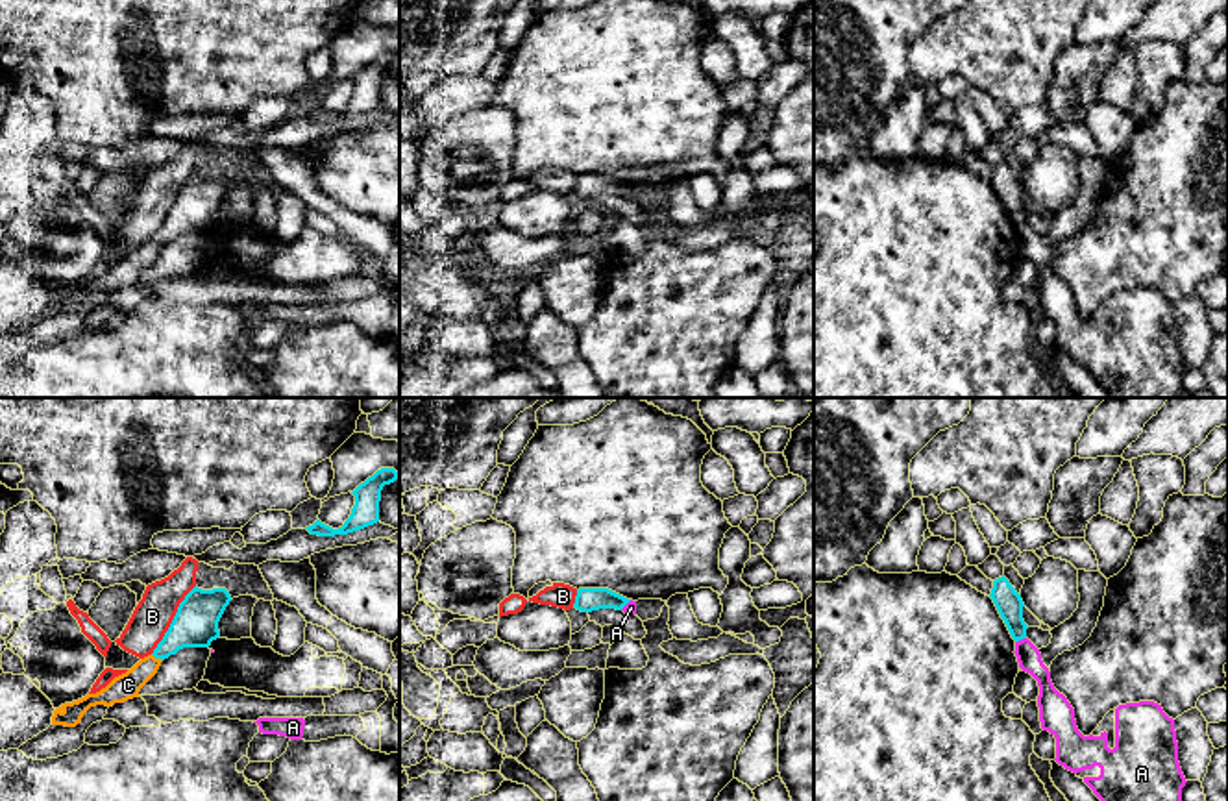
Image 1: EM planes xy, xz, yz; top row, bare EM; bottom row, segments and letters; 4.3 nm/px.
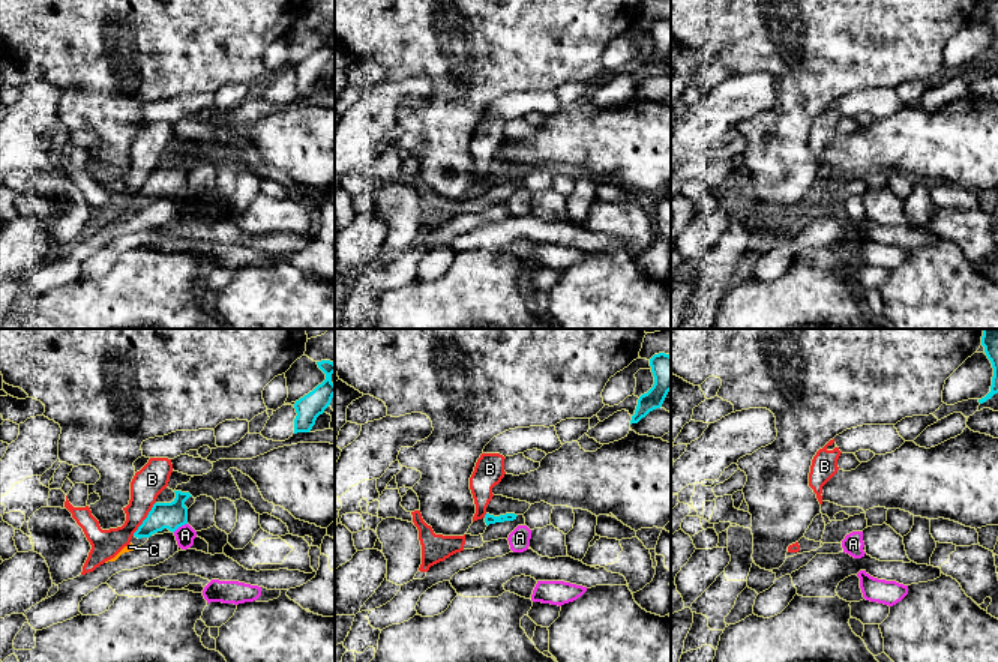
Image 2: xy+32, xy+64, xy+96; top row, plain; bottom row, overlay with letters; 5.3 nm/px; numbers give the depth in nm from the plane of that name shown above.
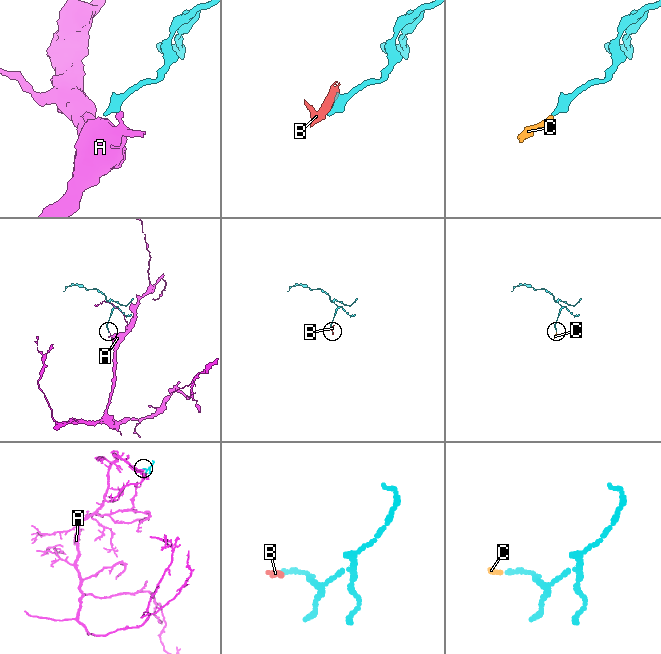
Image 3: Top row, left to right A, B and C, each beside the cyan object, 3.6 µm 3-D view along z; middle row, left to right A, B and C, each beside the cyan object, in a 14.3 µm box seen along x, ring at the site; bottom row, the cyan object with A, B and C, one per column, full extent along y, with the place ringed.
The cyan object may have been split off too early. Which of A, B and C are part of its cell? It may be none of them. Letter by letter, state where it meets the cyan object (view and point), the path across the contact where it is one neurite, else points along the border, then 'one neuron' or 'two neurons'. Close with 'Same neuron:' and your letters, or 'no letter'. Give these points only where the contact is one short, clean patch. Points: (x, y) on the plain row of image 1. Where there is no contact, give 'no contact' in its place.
A: meets cyan in yz at (1019, 224); border along yz (1025, 222), (1016, 228); two neurons
B: meets cyan in xy at (172, 206); border along xy (195, 171), (180, 189), (163, 224), (150, 239); two neurons
C: meets cyan in xy at (158, 243); runs through xy (195, 209), (158, 243), (128, 271); one neuron
Same neuron: C

